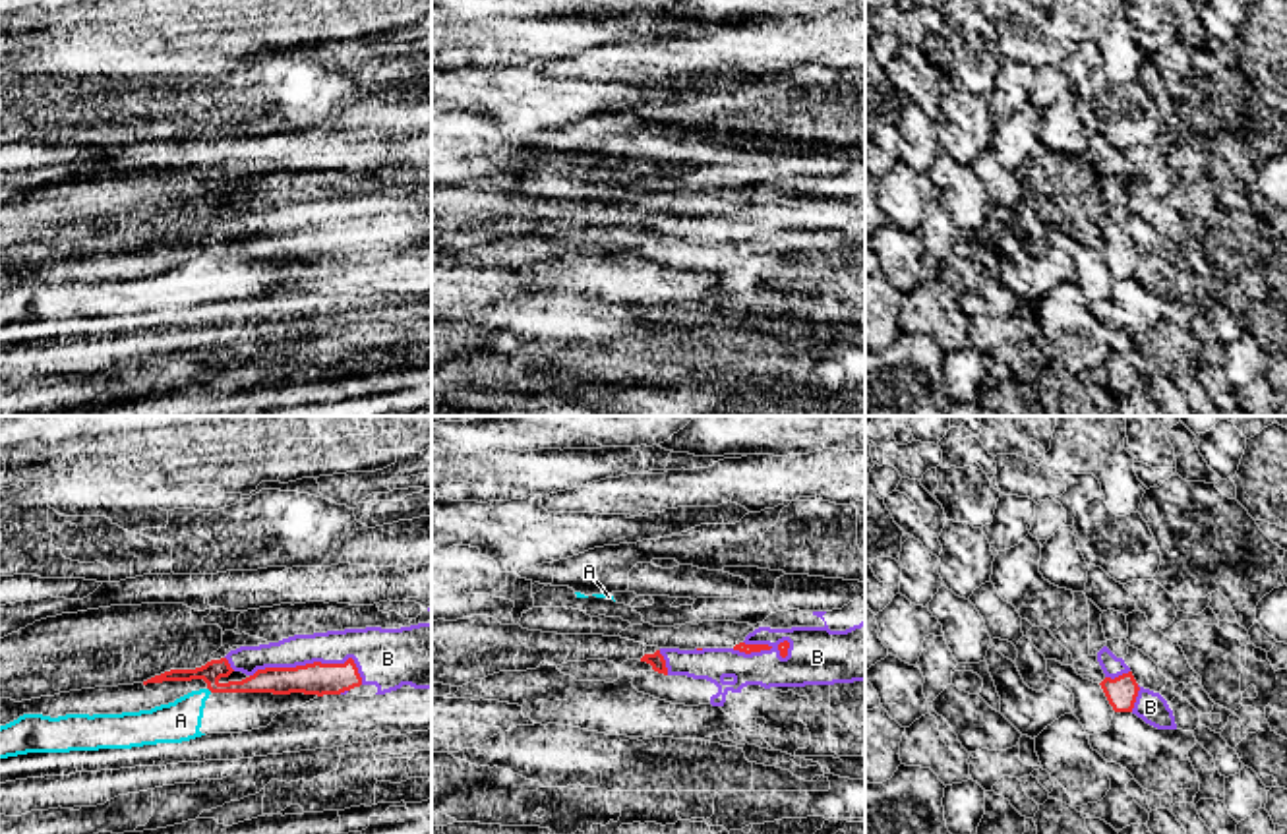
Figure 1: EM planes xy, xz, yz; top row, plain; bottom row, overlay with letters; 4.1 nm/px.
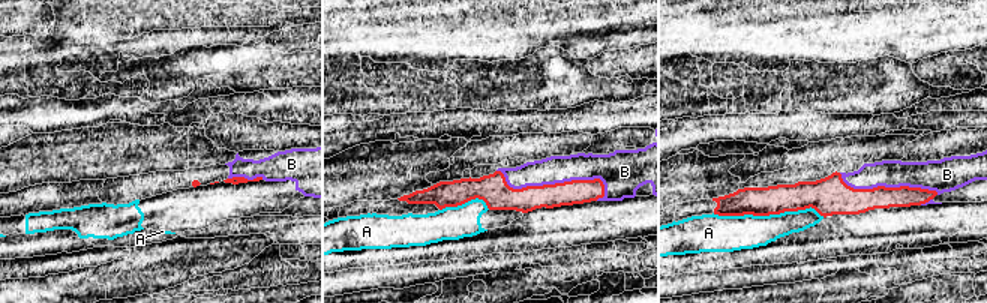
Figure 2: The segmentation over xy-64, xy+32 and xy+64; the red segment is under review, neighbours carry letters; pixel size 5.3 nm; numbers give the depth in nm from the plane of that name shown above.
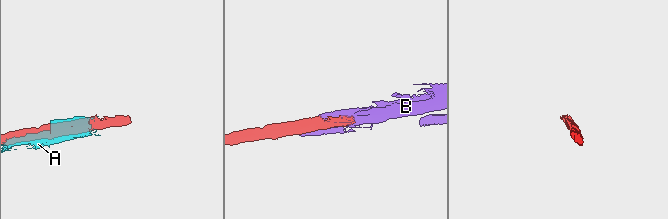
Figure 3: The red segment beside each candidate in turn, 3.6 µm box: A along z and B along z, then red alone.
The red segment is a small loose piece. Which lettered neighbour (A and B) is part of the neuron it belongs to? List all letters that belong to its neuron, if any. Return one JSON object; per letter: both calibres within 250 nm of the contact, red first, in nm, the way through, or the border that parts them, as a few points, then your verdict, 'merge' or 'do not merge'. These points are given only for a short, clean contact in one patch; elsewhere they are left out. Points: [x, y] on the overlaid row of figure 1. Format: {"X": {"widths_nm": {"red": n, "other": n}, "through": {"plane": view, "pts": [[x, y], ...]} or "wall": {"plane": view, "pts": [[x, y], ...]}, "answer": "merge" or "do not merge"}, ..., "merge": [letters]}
{"A": {"widths_nm": {"red": 100, "other": 170}, "answer": "do not merge"}, "B": {"widths_nm": {"red": 130, "other": 190}, "answer": "merge"}, "merge": ["B"]}

